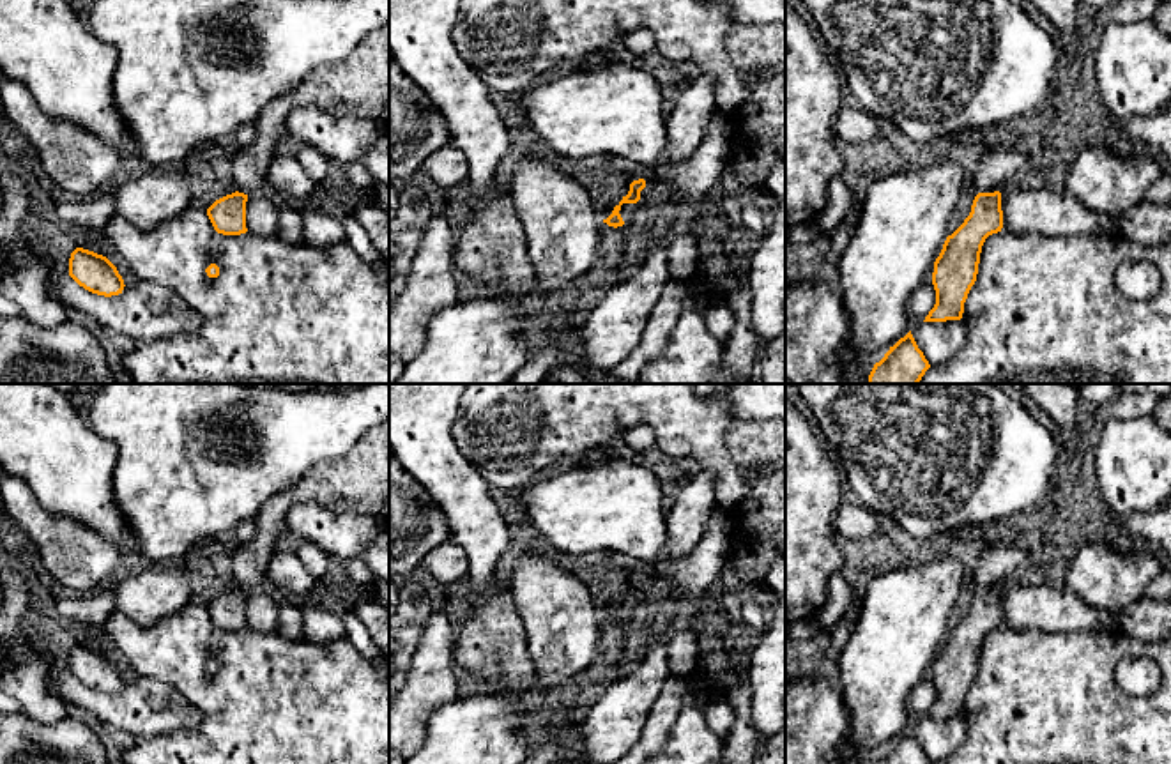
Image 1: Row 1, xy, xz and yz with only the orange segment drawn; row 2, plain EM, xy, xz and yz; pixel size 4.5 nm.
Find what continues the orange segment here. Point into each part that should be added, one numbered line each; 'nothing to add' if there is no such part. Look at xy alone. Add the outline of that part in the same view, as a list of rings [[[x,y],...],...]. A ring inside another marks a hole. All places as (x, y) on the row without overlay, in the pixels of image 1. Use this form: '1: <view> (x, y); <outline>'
1: xy (358, 481); [[[389,416],[370,428],[343,456],[317,463],[290,490],[272,495],[255,515],[256,534],[241,543],[232,554],[233,578],[239,589],[264,589],[269,559],[278,541],[290,534],[287,513],[302,502],[315,502],[338,513],[359,513],[373,518],[389,518]]]

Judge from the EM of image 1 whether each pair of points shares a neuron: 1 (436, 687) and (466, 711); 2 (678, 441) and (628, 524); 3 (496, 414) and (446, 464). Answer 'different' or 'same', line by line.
1: different
2: different
3: different

